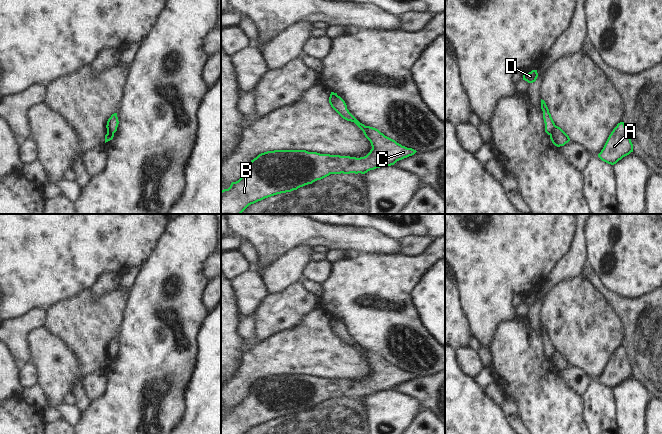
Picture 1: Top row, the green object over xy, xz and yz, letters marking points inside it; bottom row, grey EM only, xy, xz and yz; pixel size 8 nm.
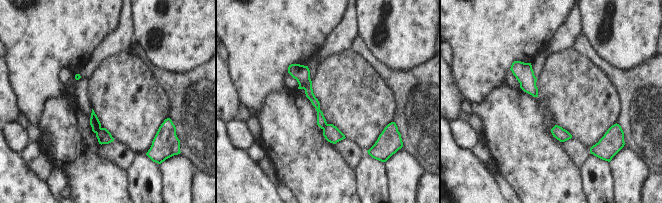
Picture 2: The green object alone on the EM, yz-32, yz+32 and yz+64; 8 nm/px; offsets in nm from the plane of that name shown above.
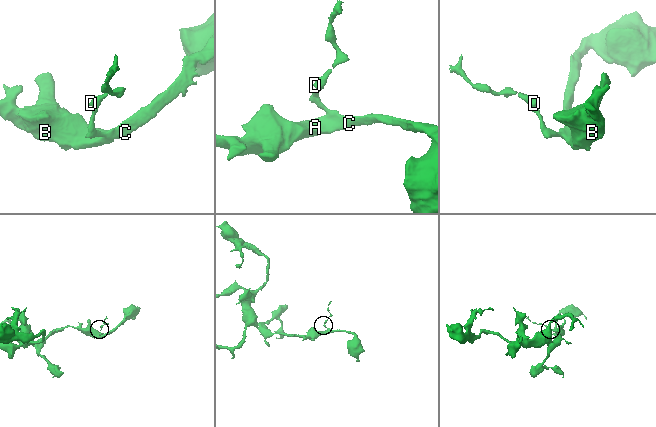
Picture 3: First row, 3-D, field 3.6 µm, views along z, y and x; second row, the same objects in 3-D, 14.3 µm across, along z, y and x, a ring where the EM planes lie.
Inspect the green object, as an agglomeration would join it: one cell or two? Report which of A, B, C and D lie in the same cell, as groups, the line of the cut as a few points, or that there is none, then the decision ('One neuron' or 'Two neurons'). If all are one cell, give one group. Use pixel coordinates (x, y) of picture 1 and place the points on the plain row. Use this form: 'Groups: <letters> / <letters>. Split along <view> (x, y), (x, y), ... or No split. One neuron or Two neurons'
Groups: A B C / D. Split along yz (556, 350), (549, 358). Two neurons

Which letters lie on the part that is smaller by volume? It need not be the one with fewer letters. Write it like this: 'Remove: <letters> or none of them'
Remove: D

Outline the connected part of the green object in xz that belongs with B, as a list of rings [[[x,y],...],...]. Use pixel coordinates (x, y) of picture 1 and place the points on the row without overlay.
[[[330,318],[329,327],[343,343],[354,346],[370,365],[372,373],[366,380],[356,382],[306,374],[261,377],[251,384],[246,398],[221,415],[221,434],[245,434],[265,422],[297,414],[330,398],[365,398],[376,392],[394,389],[417,376],[385,360],[378,353],[360,347],[340,320]]]

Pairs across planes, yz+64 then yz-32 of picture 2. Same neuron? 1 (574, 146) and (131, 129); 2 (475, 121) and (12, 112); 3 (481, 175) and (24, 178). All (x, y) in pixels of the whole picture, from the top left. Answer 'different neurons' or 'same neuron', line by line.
1: different neurons
2: different neurons
3: same neuron

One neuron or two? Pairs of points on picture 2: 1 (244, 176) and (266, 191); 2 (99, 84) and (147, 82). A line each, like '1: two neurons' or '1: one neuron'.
1: one neuron
2: one neuron

